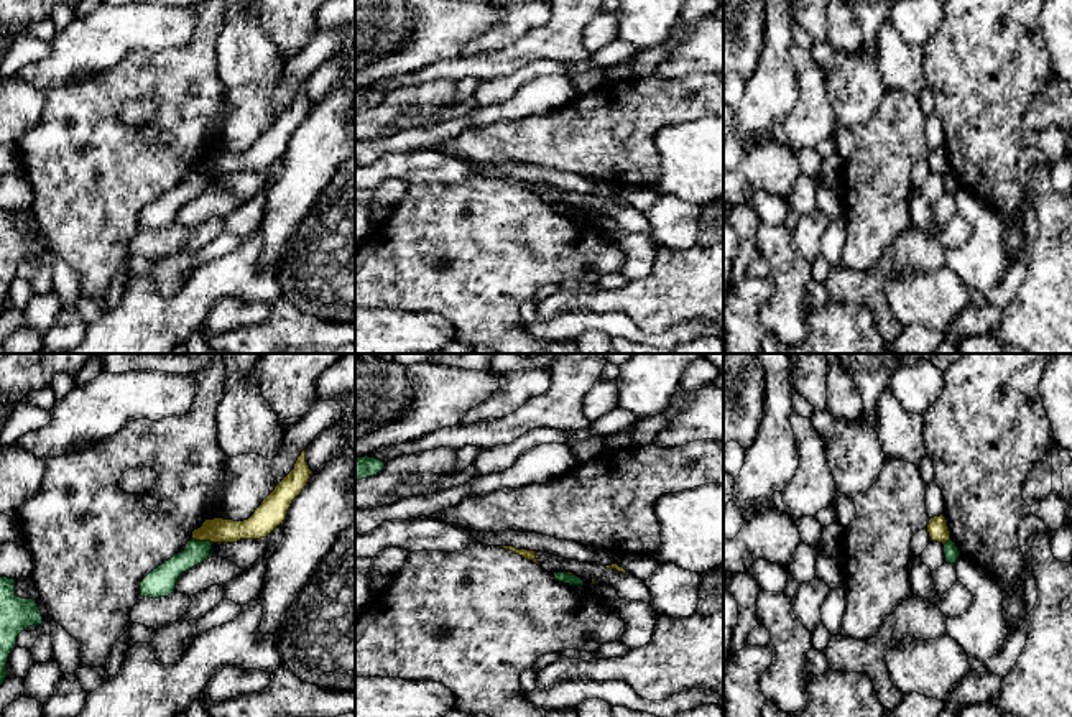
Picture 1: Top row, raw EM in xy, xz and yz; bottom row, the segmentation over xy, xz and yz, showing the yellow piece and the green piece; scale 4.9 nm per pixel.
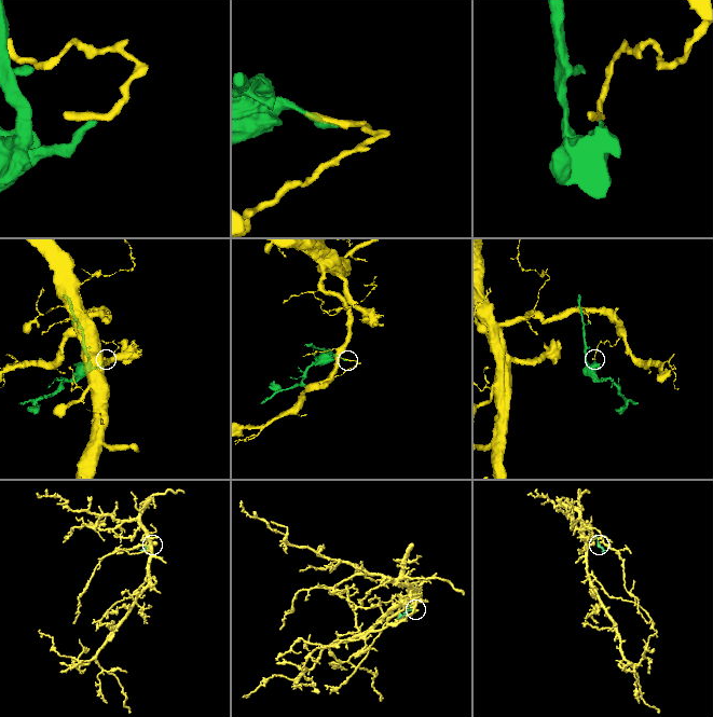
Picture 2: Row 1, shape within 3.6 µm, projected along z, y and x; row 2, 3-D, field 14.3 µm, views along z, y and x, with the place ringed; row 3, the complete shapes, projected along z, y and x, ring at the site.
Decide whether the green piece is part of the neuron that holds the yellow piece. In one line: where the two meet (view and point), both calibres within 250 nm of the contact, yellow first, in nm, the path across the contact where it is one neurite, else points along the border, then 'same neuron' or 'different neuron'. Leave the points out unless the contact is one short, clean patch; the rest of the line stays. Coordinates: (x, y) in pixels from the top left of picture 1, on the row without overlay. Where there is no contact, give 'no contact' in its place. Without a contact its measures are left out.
meets yellow in xy at (203, 171); 120 nm thick on the yellow side, 120 nm on the other; border along xy (193, 170), (211, 175); different neuron

